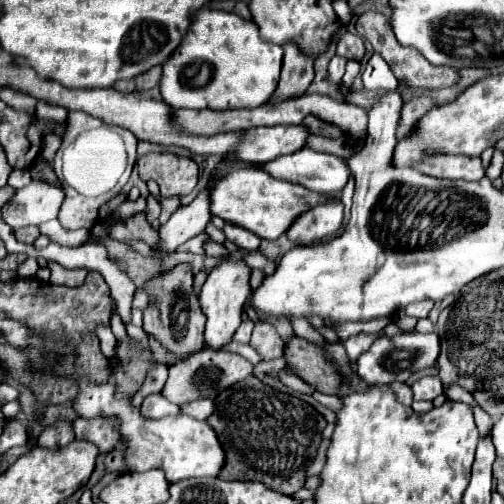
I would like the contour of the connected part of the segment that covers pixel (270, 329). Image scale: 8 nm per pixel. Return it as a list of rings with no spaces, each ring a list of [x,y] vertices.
[[[259,320],[255,324],[255,330],[253,330],[253,336],[251,336],[251,342],[249,342],[259,354],[263,360],[273,360],[273,358],[281,358],[283,356],[283,338],[277,334],[275,326],[267,320]]]

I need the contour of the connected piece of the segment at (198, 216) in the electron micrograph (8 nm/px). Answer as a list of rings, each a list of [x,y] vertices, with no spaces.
[[[211,186],[199,192],[199,196],[189,206],[177,208],[177,212],[169,218],[169,222],[161,226],[159,234],[163,246],[159,246],[157,252],[175,252],[177,246],[181,246],[189,238],[205,230],[207,222],[211,220],[207,210],[207,190],[211,190]]]

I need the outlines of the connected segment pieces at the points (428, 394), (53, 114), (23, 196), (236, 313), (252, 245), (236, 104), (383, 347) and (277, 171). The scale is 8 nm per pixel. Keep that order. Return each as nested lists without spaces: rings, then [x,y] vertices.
[[[425,376],[425,378],[417,380],[417,382],[413,382],[411,388],[413,388],[415,400],[433,400],[435,396],[443,394],[439,376]]]
[[[37,102],[37,118],[49,120],[47,124],[63,124],[67,120],[67,110],[59,106],[43,106],[43,102]]]
[[[31,182],[1,208],[3,222],[15,232],[25,226],[39,226],[47,220],[57,218],[59,206],[63,202],[63,192],[55,184]]]
[[[225,260],[221,262],[221,266],[213,268],[211,274],[207,276],[199,294],[199,306],[201,306],[201,312],[207,316],[205,346],[209,350],[221,350],[225,344],[233,340],[233,334],[241,324],[243,306],[251,294],[249,276],[251,276],[251,270],[245,264],[245,260]]]
[[[225,226],[225,236],[229,242],[233,242],[235,246],[243,248],[243,250],[249,250],[249,252],[255,252],[261,244],[261,238],[251,234],[249,230],[243,230],[239,226]]]
[[[201,8],[193,14],[187,34],[163,64],[159,92],[163,102],[175,110],[257,108],[275,92],[281,62],[283,48],[263,42],[253,20],[243,20],[233,12]]]
[[[399,334],[393,338],[381,336],[377,338],[367,352],[363,352],[355,362],[357,376],[367,384],[391,384],[391,382],[405,382],[413,372],[429,368],[437,362],[439,356],[439,338],[437,334]]]
[[[301,148],[297,154],[279,156],[261,168],[275,178],[299,182],[309,190],[331,196],[341,192],[349,180],[349,170],[345,168],[343,158],[315,152],[311,148]]]

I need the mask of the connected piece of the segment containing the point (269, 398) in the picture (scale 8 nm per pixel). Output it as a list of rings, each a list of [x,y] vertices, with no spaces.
[[[251,376],[217,394],[215,410],[207,418],[207,424],[215,430],[227,456],[219,472],[221,480],[259,480],[267,488],[289,496],[303,488],[303,466],[315,458],[321,430],[327,422],[307,402],[273,390]]]

